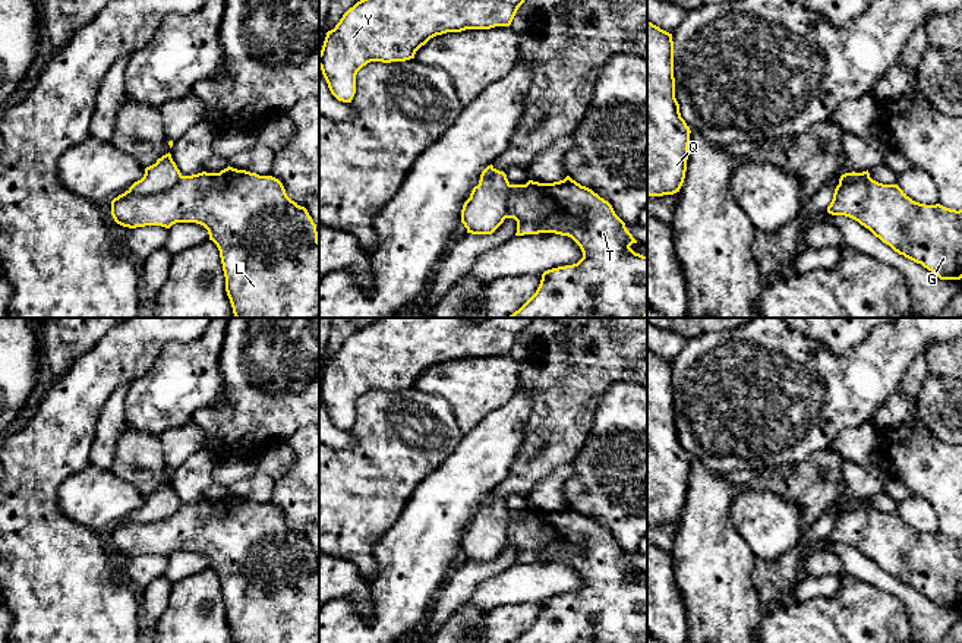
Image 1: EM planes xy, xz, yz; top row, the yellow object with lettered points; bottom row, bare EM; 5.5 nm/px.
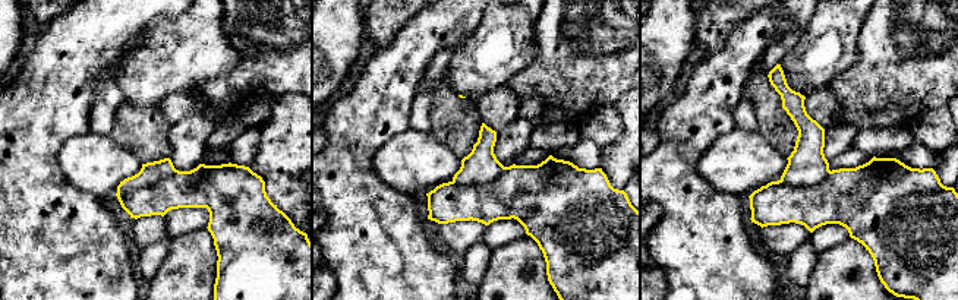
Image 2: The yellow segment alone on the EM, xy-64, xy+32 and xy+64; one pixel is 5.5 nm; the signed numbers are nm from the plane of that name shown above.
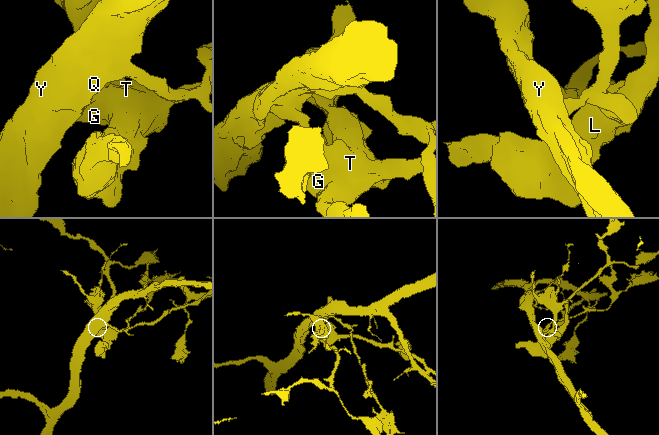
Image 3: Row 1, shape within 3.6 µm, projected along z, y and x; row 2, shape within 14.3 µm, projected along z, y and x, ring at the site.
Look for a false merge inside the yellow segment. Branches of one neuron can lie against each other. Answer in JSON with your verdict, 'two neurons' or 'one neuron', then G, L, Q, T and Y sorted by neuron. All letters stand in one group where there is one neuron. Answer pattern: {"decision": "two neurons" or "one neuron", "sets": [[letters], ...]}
{"decision": "two neurons", "sets": [["G", "L", "T"], ["Q", "Y"]]}

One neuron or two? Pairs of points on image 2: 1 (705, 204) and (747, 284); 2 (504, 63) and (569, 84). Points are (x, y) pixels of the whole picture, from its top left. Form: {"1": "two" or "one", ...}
{"1": "one", "2": "two"}

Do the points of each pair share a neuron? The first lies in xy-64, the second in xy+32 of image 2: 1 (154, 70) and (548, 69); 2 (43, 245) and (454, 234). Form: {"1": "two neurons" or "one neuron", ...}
{"1": "two neurons", "2": "two neurons"}

